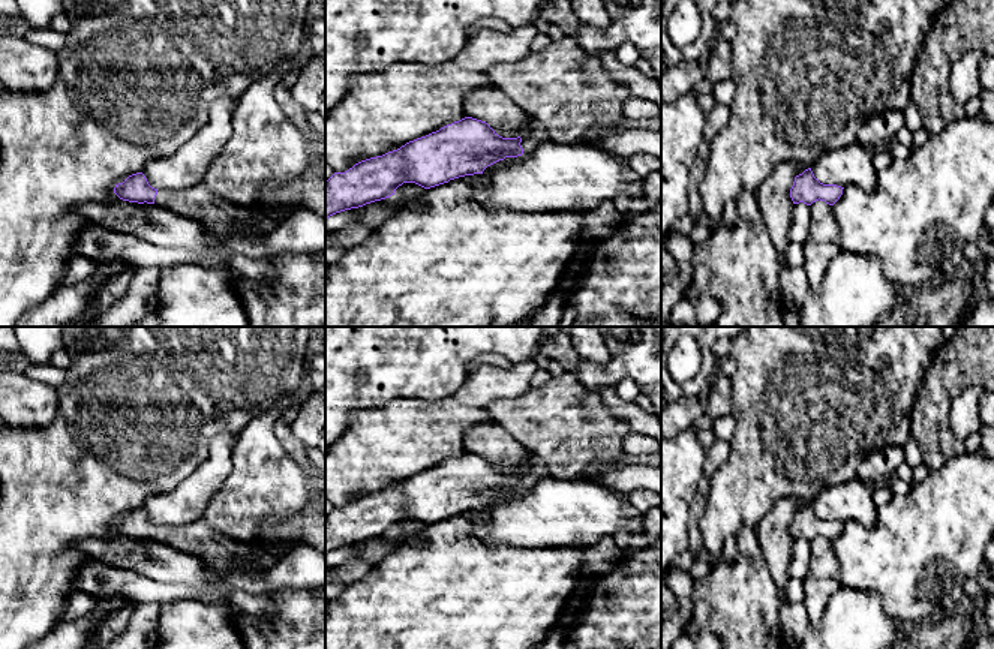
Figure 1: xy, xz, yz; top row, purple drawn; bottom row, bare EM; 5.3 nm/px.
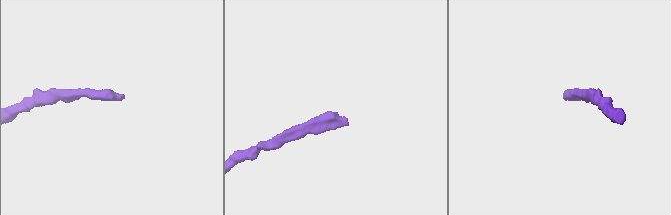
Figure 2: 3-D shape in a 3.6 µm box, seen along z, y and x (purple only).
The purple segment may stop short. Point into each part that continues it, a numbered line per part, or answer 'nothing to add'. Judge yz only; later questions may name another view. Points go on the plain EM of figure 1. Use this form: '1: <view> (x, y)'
nothing to add

